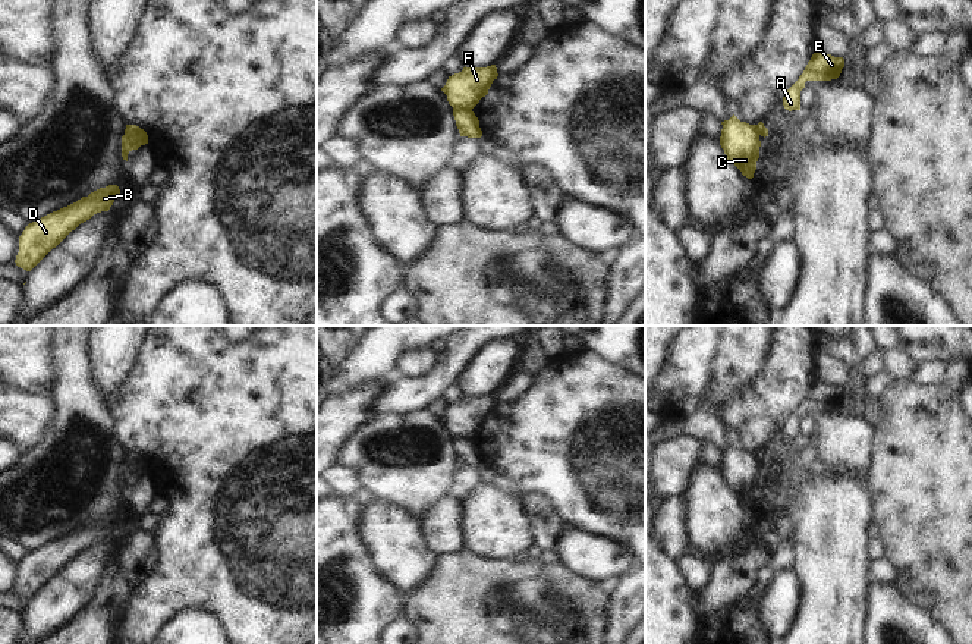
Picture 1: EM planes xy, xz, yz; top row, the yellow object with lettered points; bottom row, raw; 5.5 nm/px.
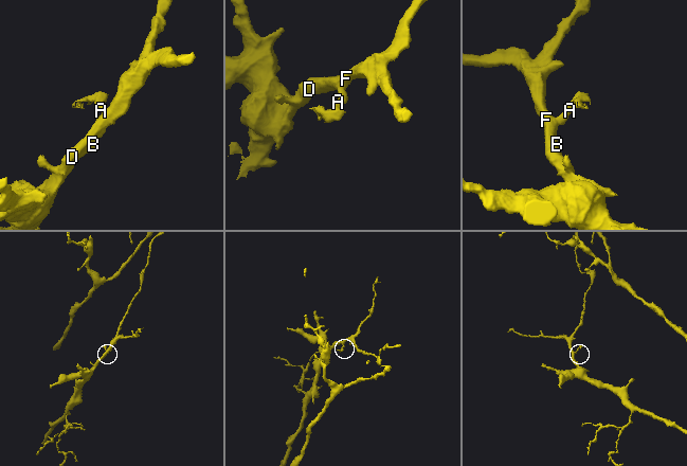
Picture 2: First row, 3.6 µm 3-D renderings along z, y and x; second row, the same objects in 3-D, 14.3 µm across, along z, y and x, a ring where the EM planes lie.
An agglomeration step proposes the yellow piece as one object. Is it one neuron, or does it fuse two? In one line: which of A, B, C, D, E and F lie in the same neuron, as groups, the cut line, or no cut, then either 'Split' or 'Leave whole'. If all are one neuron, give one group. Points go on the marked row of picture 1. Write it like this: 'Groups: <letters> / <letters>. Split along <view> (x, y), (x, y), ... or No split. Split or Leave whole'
Groups: A E / B C D F. Split along xz (453, 109), (471, 110). Split

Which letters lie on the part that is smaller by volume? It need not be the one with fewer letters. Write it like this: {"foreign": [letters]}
{"foreign": ["A", "E"]}

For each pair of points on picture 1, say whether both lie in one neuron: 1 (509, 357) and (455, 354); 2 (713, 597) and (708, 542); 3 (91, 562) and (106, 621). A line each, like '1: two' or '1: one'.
1: two
2: two
3: two

